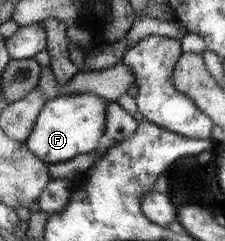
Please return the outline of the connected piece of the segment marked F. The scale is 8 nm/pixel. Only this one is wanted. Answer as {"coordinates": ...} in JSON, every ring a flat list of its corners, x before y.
{"coordinates":[[72,93,47,100,41,108,25,147,41,161,55,164,70,161,99,147,105,134,106,100,87,93]]}

